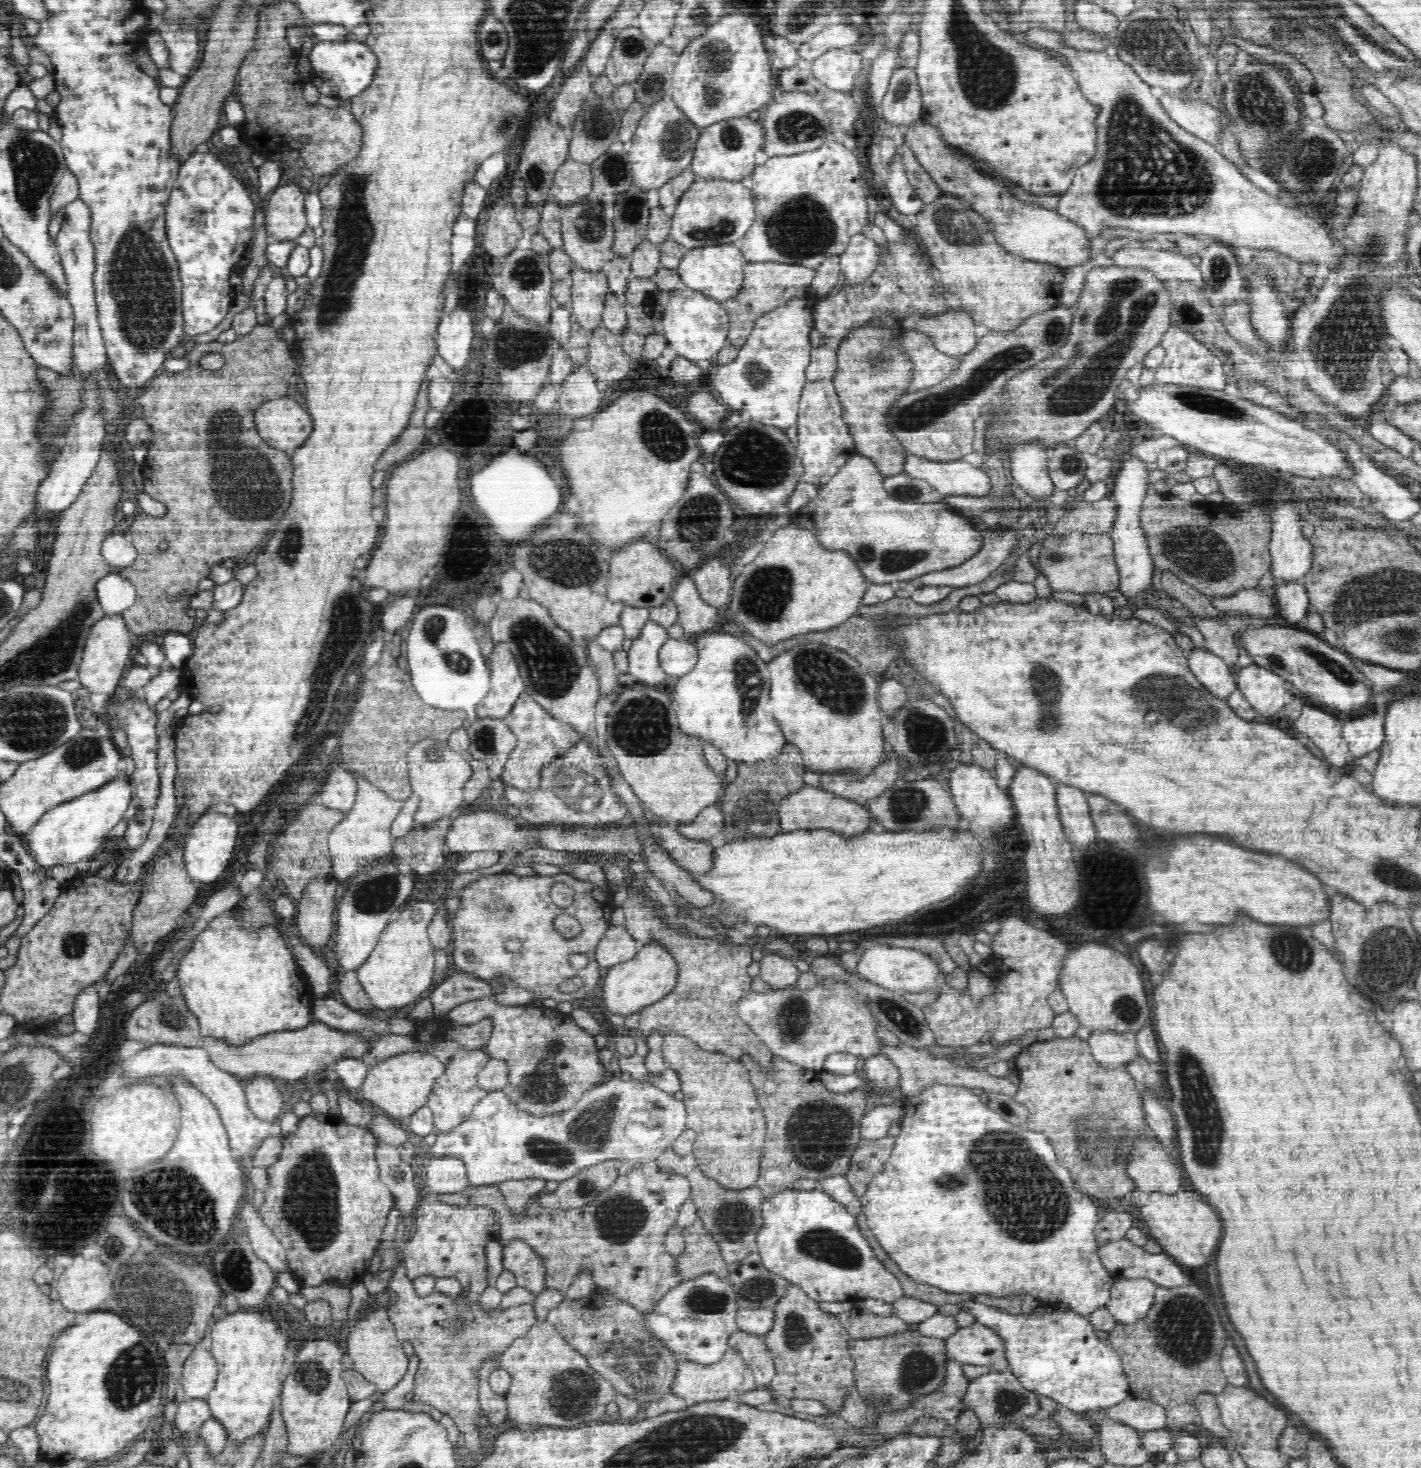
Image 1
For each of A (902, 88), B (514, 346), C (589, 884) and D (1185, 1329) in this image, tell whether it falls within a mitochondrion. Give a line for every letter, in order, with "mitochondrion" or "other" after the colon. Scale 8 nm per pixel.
A: mitochondrion
B: mitochondrion
C: other
D: mitochondrion

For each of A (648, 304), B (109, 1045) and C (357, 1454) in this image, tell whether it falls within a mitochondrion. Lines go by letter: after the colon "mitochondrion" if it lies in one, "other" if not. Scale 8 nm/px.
A: mitochondrion
B: other
C: other

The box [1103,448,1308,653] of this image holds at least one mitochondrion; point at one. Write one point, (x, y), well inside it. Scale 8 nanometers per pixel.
(1200, 553)

